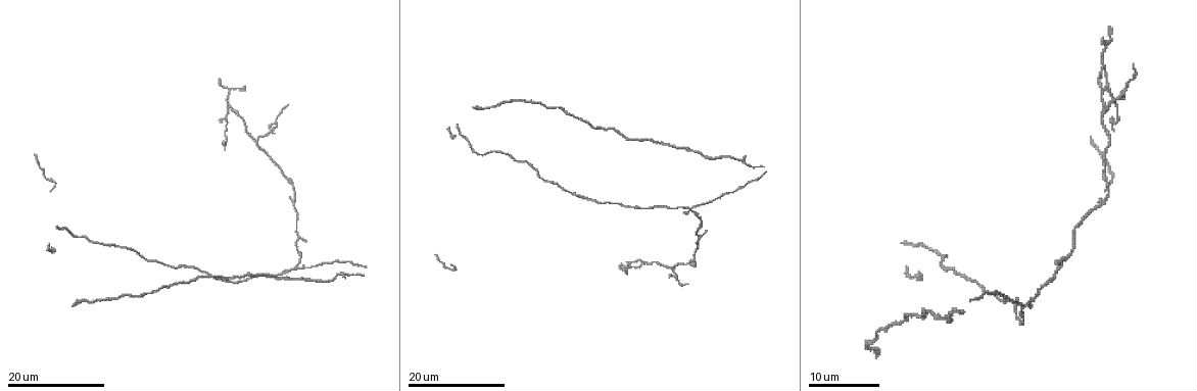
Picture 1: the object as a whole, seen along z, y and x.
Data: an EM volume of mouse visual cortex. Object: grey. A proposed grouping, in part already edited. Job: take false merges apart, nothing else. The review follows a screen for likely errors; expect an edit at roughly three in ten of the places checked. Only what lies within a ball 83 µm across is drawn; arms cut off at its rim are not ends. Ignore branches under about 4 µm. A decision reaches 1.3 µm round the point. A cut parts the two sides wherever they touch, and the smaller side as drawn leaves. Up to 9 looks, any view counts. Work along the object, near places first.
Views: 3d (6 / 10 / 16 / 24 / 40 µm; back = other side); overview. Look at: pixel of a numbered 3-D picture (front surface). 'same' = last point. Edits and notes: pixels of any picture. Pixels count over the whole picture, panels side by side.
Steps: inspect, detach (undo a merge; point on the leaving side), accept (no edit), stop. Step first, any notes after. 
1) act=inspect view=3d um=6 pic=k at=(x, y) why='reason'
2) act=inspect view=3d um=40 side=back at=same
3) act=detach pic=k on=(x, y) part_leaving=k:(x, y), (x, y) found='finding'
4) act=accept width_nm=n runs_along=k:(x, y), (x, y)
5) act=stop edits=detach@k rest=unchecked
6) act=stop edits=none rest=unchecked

act=inspect view=3d um=24 pic=1 at=(272, 160)

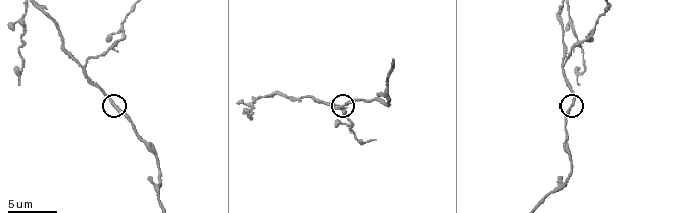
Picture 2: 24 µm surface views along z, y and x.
act=inspect view=3d um=10 pic=2 at=(115, 105)

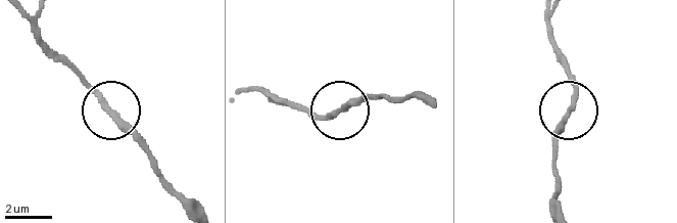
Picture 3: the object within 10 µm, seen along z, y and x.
act=accept width_nm=220 found='continuous, no second neuron'

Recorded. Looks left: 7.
act=inspect view=3d um=6 pic=2 at=(82, 66) why='three-way junction'

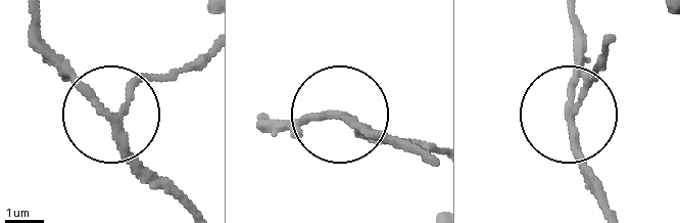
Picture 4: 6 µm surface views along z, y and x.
act=inspect view=3d um=6 side=back pic=4 at=(114, 113)

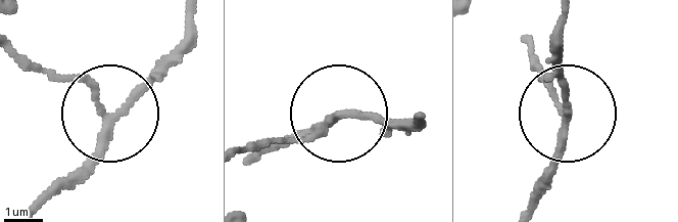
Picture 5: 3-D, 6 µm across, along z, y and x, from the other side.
act=detach pic=5 on=(63, 80) side_arm_um=13 part_leaving=5:(97, 108), (81, 82), (42, 70), (12, 43) found='two neurons meet here'

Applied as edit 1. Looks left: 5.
act=inspect view=overview

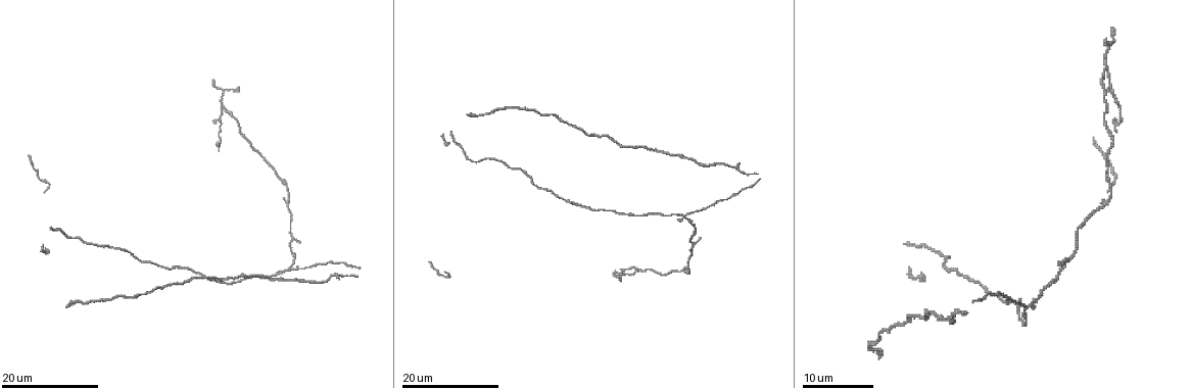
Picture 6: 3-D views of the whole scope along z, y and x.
act=inspect view=3d um=16 pic=6 at=(684, 217) why='four arms meet'

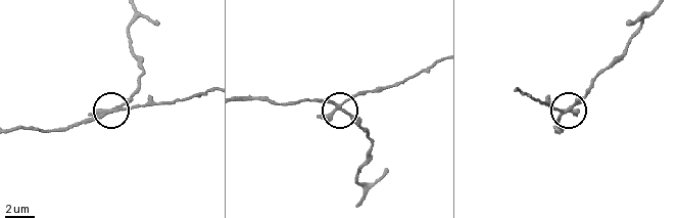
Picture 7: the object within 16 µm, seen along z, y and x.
act=inspect view=3d um=10 pic=7 at=(338, 104)

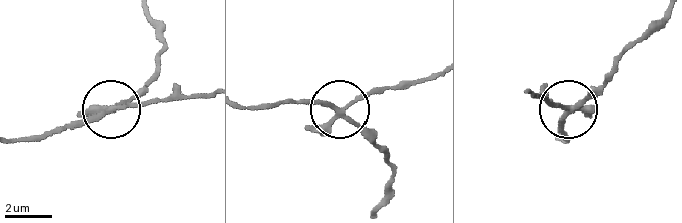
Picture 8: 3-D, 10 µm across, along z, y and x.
act=detach pic=8 on=(81, 112) part_leaving=8:(116, 107), (207, 96) found='two neurons meet here'

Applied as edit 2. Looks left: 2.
act=stop edits=detach@5,detach@8 rest=unchecked

